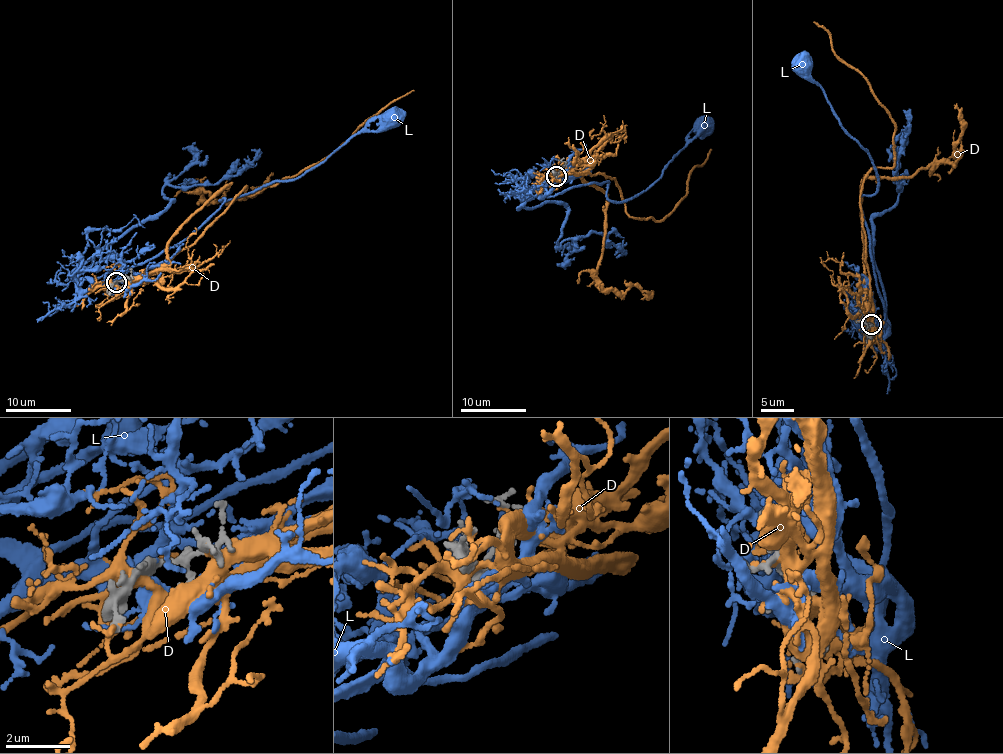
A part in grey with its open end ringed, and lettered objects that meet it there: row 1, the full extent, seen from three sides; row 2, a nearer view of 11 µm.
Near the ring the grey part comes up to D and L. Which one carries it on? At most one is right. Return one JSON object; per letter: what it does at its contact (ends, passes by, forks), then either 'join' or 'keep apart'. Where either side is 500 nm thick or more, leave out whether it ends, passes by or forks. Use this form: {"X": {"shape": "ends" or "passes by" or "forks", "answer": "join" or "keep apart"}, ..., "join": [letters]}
{"D": {"shape": "forks", "answer": "keep apart"}, "L": {"shape": "forks", "answer": "join"}, "join": ["L"]}

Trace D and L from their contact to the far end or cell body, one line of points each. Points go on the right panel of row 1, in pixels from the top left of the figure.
D: (869, 328), (860, 198), (866, 175), (895, 164), (895, 128), (814, 21)
L: (870, 323), (886, 324), (859, 198), (874, 193), (879, 175), (868, 153), (841, 128), (801, 53)

